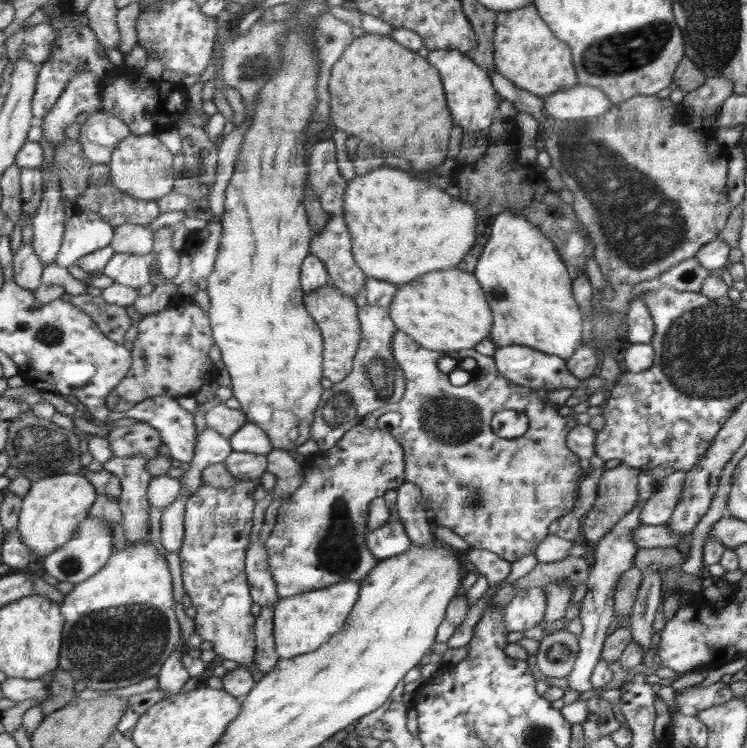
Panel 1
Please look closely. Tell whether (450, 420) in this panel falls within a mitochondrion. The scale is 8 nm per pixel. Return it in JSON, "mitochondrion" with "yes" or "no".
{"mitochondrion":"yes"}

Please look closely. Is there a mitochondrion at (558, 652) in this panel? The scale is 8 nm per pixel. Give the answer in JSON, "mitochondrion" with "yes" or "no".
{"mitochondrion":"yes"}

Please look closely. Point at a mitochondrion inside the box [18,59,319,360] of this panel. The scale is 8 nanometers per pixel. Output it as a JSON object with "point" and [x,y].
{"point":[49,333]}

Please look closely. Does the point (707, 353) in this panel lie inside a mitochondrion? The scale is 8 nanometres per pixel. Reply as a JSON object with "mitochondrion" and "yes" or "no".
{"mitochondrion":"yes"}

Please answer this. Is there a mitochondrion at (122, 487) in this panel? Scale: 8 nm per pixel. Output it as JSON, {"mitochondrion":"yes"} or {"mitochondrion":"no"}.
{"mitochondrion":"no"}

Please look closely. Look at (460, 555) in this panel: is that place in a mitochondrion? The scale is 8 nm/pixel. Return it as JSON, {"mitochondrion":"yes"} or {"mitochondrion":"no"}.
{"mitochondrion":"no"}

